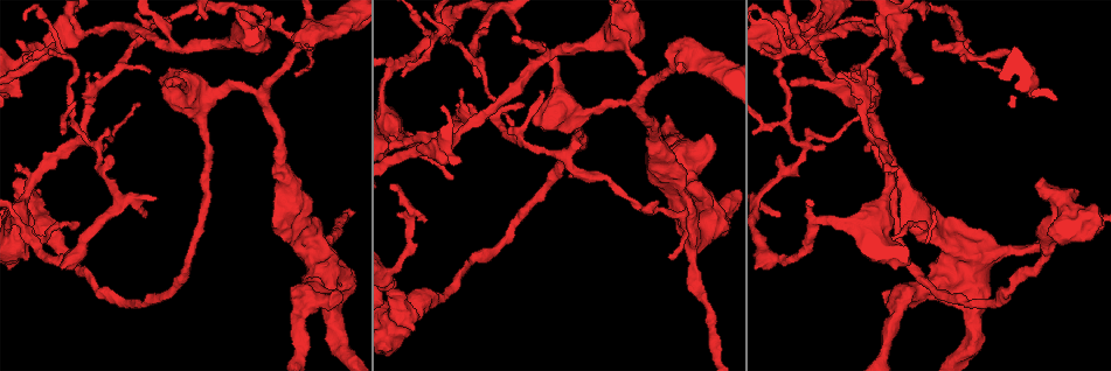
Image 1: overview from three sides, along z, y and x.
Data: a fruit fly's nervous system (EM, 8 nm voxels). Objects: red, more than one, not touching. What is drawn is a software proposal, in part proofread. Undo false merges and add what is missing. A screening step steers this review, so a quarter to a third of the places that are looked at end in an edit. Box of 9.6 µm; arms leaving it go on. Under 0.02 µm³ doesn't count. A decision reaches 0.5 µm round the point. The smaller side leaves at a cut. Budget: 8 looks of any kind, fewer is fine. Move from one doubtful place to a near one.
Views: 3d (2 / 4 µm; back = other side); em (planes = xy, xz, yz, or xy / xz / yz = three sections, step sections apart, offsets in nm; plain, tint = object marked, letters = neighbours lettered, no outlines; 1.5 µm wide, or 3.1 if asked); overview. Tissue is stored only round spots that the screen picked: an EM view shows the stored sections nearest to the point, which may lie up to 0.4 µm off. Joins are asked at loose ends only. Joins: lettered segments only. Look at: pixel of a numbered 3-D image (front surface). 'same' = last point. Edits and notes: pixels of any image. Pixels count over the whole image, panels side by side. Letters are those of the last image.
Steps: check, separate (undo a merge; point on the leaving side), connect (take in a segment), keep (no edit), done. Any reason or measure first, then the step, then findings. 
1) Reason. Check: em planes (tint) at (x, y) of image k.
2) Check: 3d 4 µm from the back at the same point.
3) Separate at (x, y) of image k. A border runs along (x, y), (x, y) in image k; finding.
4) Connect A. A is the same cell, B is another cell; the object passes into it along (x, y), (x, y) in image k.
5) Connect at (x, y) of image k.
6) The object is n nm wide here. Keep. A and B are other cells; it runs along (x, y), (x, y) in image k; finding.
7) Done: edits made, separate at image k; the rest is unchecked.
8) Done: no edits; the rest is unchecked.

Free end. Check: em planes (tint) at (427, 220) of image 1.

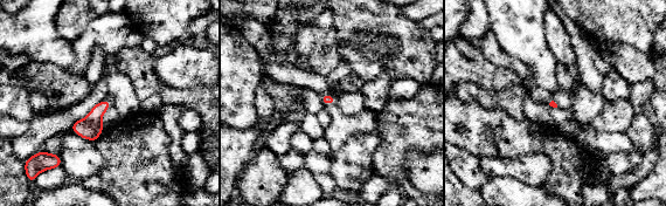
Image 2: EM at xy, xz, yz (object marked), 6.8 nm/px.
What lies round it. Check: em planes (letters) at the same point.

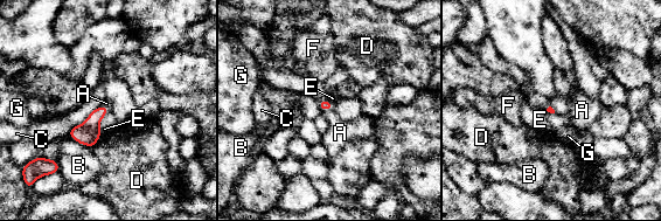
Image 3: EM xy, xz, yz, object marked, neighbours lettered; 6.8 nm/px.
Connect at (340, 132) of image 3. A is the same cell, B, C, D, E, F and G are other cells; the object passes into it along (325, 105), (328, 109), (340, 132) in image 3; the neuron continues.

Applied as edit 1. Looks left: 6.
Redraw. Check: overview.

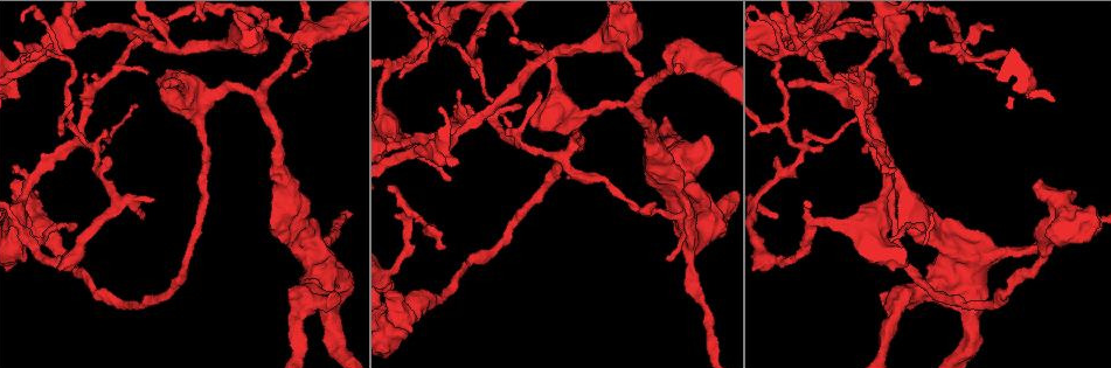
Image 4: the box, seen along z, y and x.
An open end. Check: 3d 4 µm at (142, 215) of image 4.

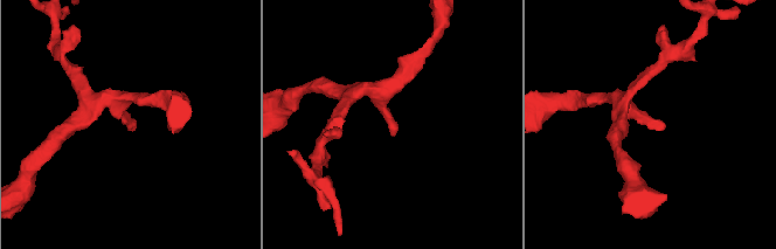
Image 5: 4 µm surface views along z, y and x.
Check: em xy step 8 (tint) at (663, 123) of image 5.

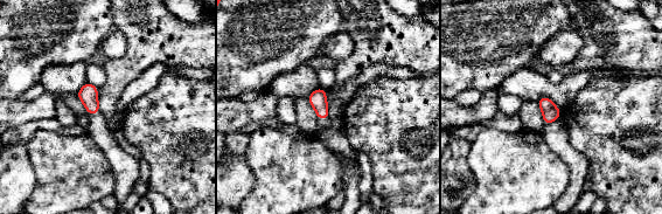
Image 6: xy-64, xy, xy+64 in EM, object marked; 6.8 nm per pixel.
Check: em planes (letters) at the same point.

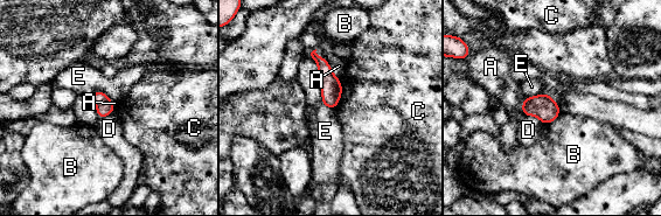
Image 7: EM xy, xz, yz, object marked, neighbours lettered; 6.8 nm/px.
Keep. A, B, C, D and E are other cells; a border runs along (90, 95), (102, 91), (113, 103) in image 7; none of them fits.

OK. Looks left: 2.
Tapers out. Check: em xz step 4 (tint) at (778, 156) of image 4.

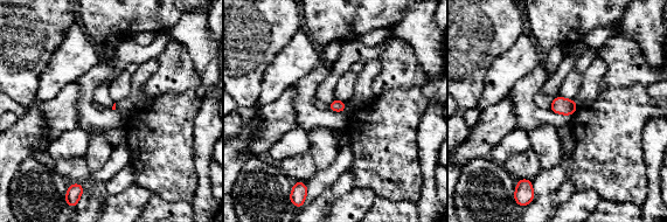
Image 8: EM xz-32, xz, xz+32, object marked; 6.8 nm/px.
Another direction. Check: em planes (letters) at the same point.

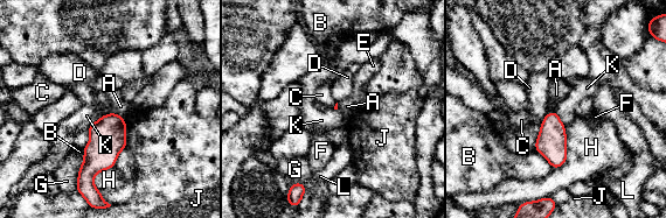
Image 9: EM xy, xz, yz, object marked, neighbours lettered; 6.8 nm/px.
The longest contact is with H, 320 nm. Keep. A, B, C, D, E, F, G, H, J, K and L are other cells; none of them fits.

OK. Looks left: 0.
Done: edits made, connect at image 3; the rest is unchecked.

